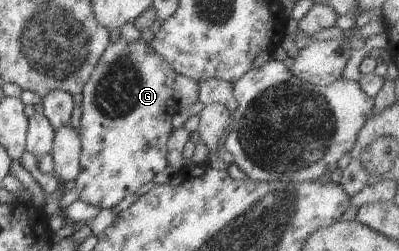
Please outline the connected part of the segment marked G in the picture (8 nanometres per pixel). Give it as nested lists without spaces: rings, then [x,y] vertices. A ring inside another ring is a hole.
[[[120,37],[106,47],[81,92],[82,115],[79,134],[82,154],[80,174],[74,184],[80,200],[98,208],[113,208],[128,194],[134,194],[144,184],[152,182],[156,174],[164,171],[167,166],[167,144],[173,131],[172,116],[180,109],[179,102],[174,98],[176,75],[172,66],[142,38],[126,42]]]

